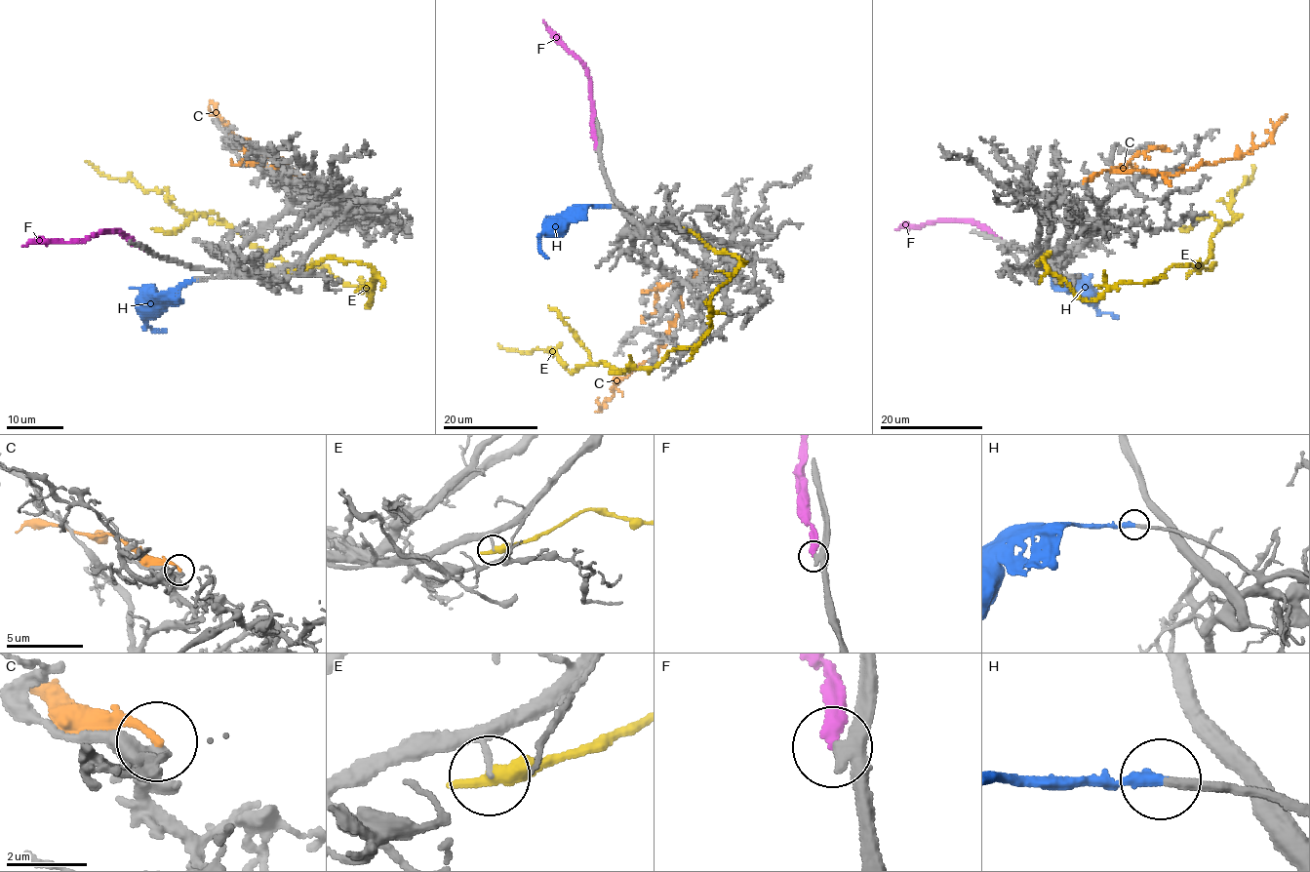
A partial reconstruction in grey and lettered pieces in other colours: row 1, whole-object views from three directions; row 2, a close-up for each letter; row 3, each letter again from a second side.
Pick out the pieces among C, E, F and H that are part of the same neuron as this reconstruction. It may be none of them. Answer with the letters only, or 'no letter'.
H

